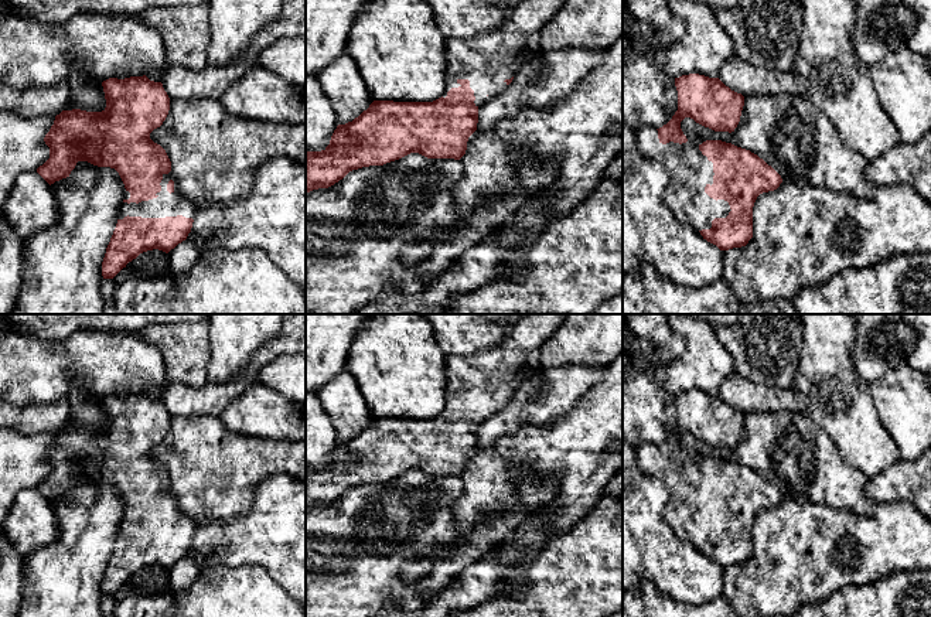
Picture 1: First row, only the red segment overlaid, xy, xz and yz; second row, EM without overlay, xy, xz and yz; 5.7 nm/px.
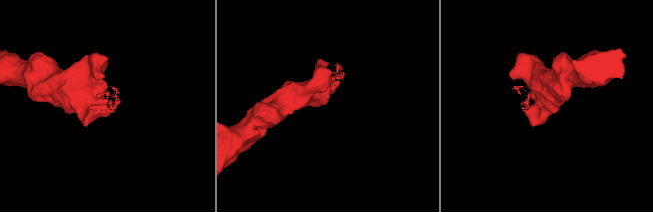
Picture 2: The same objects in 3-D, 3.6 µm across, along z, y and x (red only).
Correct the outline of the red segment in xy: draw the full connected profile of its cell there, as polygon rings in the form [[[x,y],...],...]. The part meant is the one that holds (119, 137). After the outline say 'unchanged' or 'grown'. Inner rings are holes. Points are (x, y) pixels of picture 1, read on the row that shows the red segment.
[[[146,75],[125,79],[109,78],[102,82],[106,108],[102,112],[81,109],[62,110],[55,116],[54,125],[45,134],[44,142],[50,147],[50,158],[37,168],[37,173],[51,185],[69,177],[78,161],[88,161],[98,167],[115,168],[126,188],[117,224],[106,248],[102,262],[103,279],[113,279],[129,262],[140,253],[158,249],[168,253],[187,239],[191,232],[197,205],[178,192],[171,178],[171,161],[166,150],[150,139],[150,133],[160,127],[170,110],[170,98],[161,82],[150,81]]]; grown

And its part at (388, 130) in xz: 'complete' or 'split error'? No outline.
split error

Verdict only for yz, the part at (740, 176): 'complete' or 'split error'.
split error

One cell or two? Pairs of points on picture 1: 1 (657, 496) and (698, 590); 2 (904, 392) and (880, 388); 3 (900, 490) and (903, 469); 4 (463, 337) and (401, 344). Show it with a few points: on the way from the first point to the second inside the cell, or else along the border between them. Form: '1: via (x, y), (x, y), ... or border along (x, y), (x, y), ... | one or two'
1: via (654, 520), (654, 546), (674, 566) | one
2: via (899, 392), (886, 391) | one
3: via (900, 484), (903, 474) | one
4: border along (432, 329), (436, 343), (446, 355) | two

